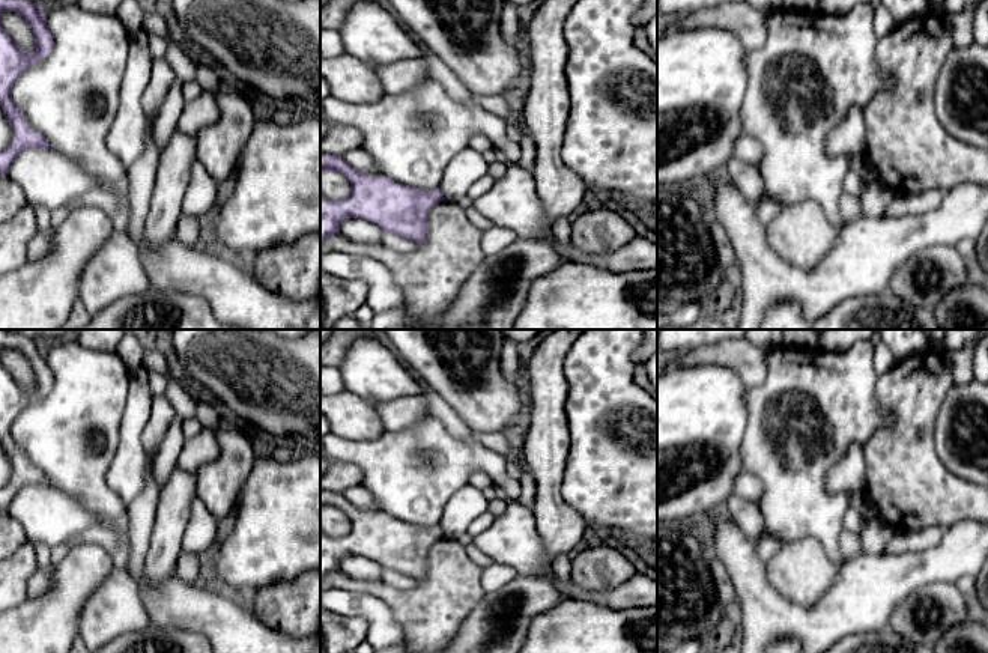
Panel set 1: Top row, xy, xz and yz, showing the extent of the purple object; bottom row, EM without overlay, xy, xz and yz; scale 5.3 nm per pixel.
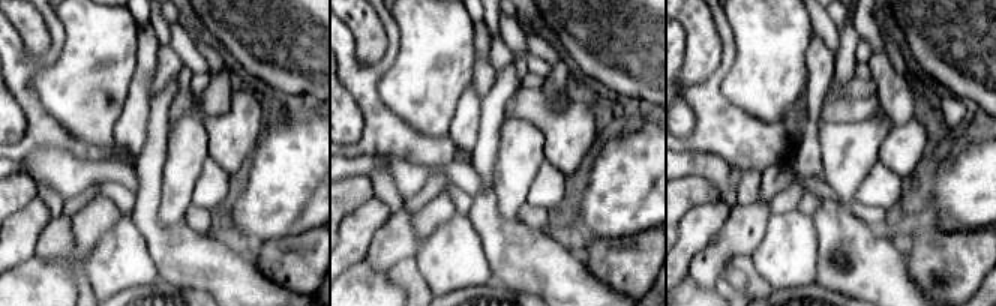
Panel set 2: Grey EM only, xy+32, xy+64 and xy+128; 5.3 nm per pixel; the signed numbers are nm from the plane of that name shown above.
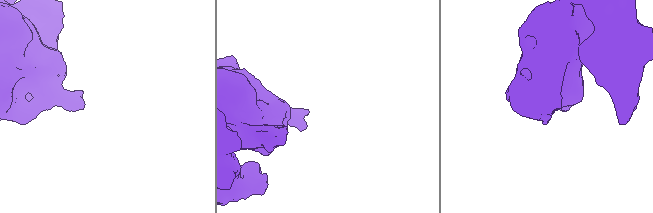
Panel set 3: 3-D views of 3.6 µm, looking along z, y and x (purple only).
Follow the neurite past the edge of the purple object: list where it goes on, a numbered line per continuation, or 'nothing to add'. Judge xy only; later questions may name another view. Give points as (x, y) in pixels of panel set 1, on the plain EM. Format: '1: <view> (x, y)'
nothing to add

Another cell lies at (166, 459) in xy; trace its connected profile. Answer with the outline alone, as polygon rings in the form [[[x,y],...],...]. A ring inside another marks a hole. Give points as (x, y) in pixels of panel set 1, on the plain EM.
[[[176,414],[152,466],[152,475],[158,484],[162,484],[174,469],[185,441],[183,418]]]

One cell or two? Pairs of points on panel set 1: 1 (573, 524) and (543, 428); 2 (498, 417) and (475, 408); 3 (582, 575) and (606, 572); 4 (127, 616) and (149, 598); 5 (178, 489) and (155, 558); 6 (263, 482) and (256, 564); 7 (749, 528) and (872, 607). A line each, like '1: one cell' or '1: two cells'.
1: one cell
2: one cell
3: one cell
4: two cells
5: one cell
6: one cell
7: two cells

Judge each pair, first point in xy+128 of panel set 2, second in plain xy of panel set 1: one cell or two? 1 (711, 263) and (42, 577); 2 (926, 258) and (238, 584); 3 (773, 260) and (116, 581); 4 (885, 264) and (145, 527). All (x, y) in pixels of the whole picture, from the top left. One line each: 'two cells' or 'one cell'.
1: one cell
2: two cells
3: one cell
4: one cell

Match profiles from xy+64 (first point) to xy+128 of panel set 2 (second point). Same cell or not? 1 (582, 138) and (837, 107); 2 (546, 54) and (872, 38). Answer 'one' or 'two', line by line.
1: one
2: one

